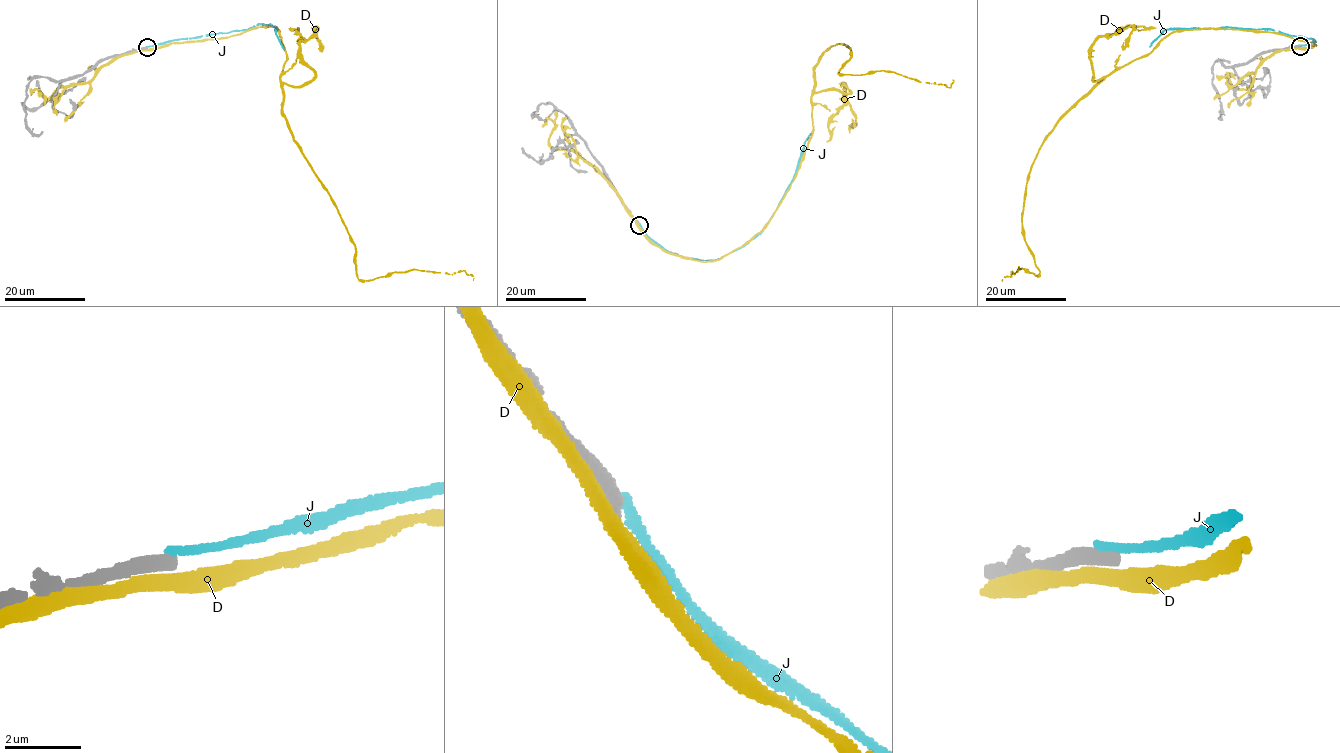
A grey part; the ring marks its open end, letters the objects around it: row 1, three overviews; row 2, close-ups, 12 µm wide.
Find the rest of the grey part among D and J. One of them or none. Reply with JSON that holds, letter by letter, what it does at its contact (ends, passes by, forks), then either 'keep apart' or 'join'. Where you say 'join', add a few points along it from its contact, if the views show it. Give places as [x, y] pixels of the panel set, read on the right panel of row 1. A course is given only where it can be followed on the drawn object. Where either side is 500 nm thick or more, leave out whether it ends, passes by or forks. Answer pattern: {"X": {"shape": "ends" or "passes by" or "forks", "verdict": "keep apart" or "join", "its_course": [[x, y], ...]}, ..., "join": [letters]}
{"D": {"shape": "passes by", "verdict": "keep apart"}, "J": {"verdict": "keep apart"}, "join": []}

